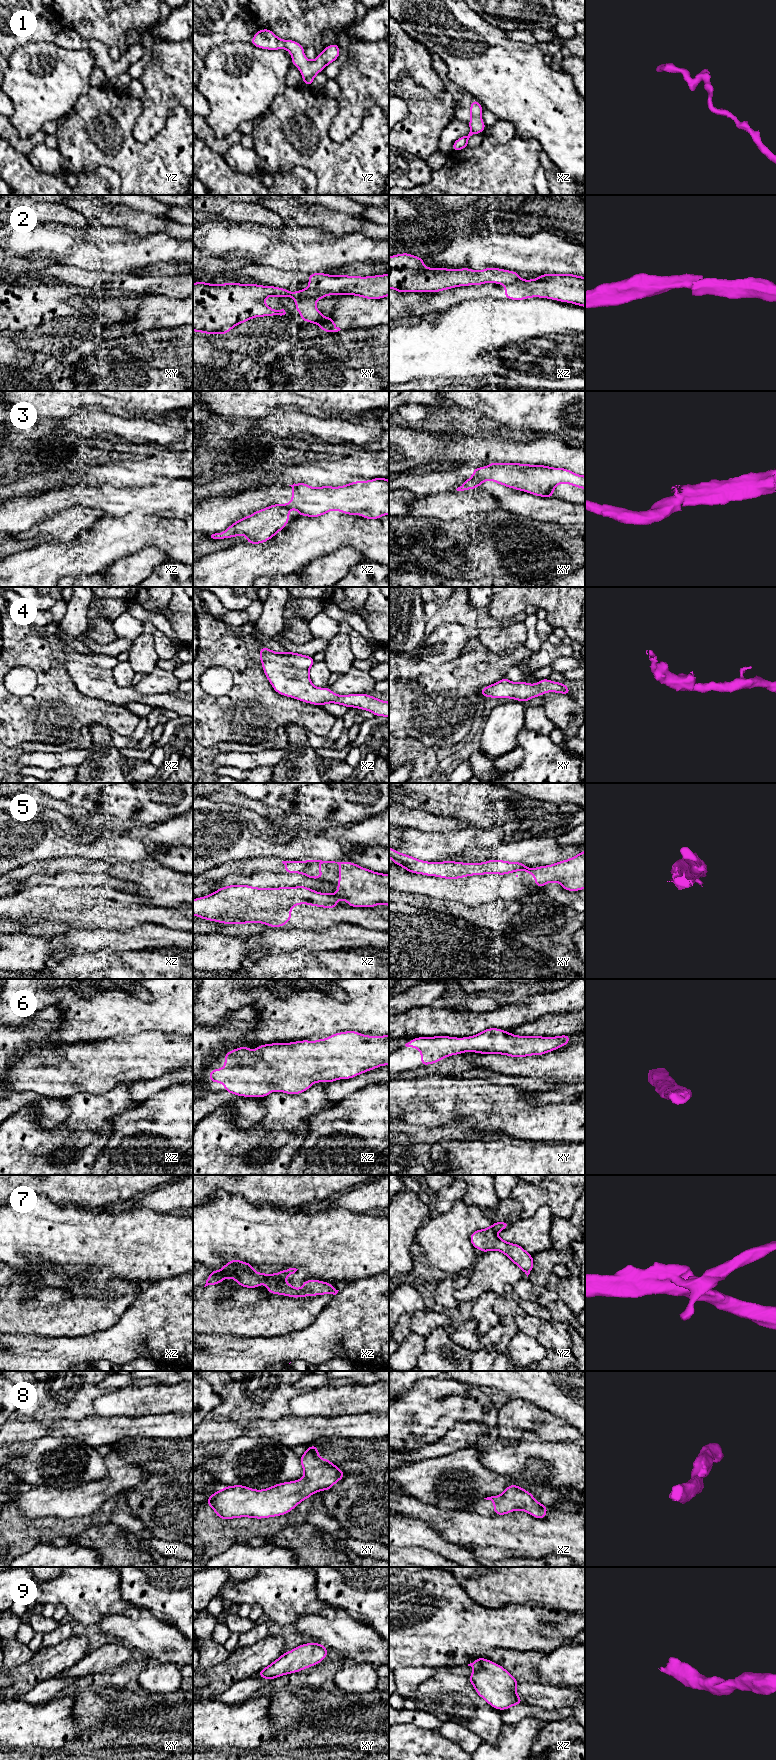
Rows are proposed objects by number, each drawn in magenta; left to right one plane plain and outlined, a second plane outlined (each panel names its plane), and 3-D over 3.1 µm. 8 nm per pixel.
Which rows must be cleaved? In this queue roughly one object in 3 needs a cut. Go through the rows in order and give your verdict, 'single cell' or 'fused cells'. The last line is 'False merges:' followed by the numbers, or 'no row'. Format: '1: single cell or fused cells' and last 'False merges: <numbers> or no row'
1: single cell
2: fused cells
3: fused cells
4: single cell
5: fused cells
6: single cell
7: single cell
8: single cell
9: single cell
False merges: 2, 3, 5

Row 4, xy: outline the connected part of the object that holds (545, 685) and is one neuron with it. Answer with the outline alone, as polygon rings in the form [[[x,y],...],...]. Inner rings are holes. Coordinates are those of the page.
[[[503,678],[495,684],[482,688],[480,695],[499,699],[512,698],[527,703],[532,697],[540,697],[546,692],[571,695],[571,691],[565,683],[542,679],[537,684],[532,685],[526,682],[513,683],[507,678]]]

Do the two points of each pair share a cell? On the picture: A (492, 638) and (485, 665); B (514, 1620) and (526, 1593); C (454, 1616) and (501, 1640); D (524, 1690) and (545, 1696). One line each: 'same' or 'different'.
A: different
B: different
C: same
D: same

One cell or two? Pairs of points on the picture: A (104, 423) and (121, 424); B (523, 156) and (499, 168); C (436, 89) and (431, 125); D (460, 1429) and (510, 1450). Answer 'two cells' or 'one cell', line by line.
A: one cell
B: one cell
C: two cells
D: two cells

